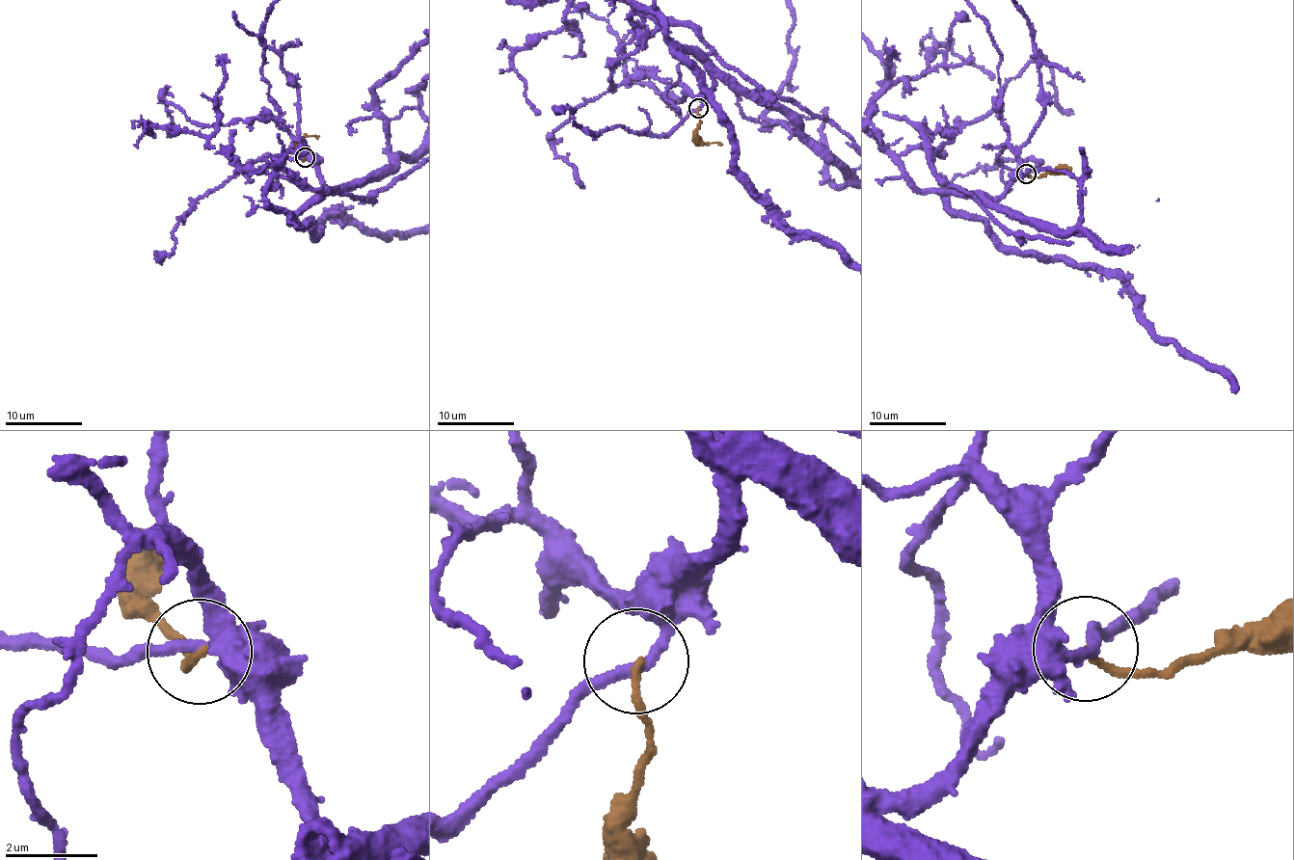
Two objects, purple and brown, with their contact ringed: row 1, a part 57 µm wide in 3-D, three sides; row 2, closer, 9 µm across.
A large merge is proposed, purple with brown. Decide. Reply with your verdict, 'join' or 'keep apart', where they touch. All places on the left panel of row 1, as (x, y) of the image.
keep apart; at (305, 157)

